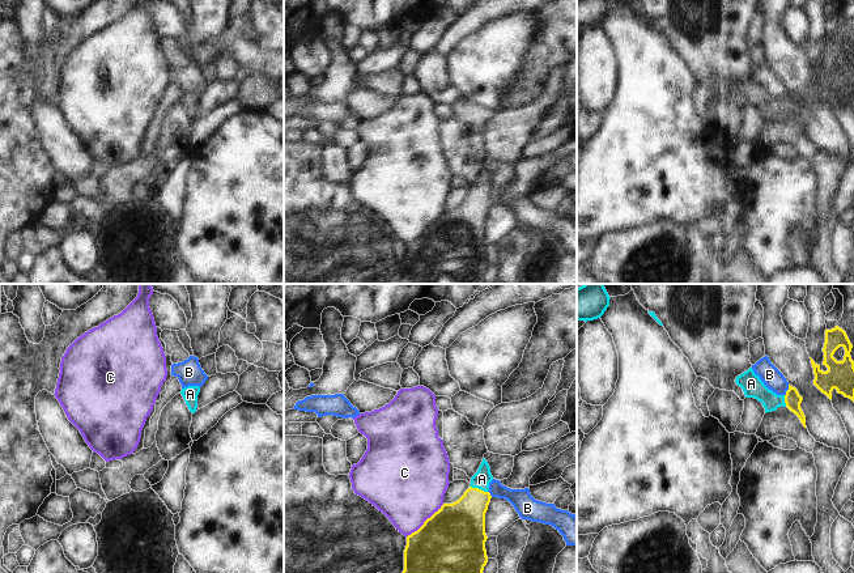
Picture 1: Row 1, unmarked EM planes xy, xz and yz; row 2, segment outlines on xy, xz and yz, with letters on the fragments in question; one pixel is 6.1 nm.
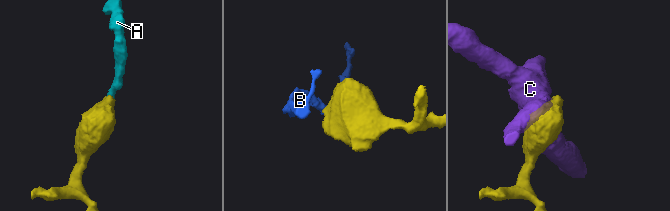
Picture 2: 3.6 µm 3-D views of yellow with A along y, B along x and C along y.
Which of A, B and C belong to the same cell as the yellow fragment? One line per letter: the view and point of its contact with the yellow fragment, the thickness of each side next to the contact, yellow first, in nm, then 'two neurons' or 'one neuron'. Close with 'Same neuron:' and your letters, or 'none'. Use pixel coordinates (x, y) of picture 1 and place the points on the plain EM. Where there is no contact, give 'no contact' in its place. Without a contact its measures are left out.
A: contact xz (478, 195); calibres 300 and 110 nm; one neuron
B: contact yz (787, 97); calibres 100 and 120 nm; two neurons
C: contact xz (425, 228); calibres 480 and 460 nm; two neurons
Same neuron: A

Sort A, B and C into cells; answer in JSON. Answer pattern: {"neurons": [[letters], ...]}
{"neurons": [["A"], ["B"], ["C"]]}

